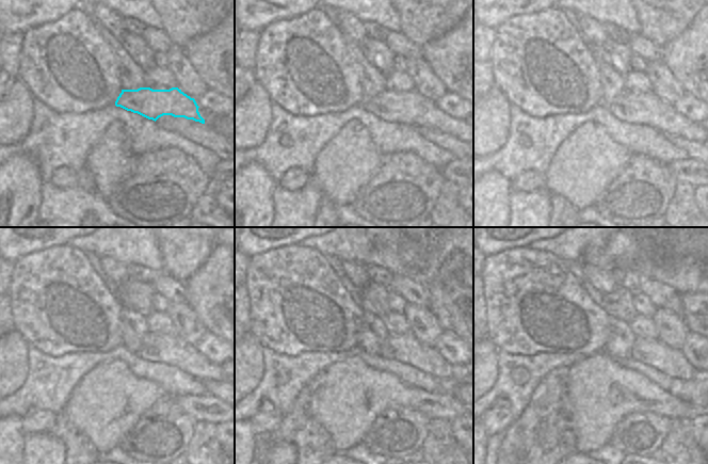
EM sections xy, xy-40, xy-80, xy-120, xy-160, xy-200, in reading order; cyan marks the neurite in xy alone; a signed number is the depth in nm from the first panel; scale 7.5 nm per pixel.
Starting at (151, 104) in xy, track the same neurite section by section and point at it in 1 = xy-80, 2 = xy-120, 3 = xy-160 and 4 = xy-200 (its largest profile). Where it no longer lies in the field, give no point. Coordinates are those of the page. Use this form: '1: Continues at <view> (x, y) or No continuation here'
1: Continues at xy-80 (647, 109)
2: Continues at xy-120 (167, 348)
3: Continues at xy-160 (406, 349)
4: Continues at xy-200 (652, 352).

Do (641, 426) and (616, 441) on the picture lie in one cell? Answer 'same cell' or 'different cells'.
same cell

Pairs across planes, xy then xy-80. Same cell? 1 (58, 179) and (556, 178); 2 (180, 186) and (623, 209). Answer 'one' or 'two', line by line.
1: two
2: one

